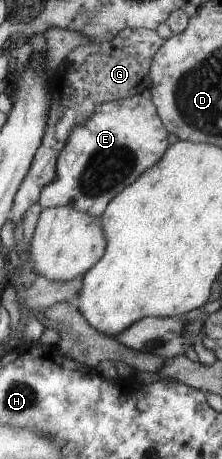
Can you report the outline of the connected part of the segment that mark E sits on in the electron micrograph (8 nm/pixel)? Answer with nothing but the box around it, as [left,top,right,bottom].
[39,94,167,219]

